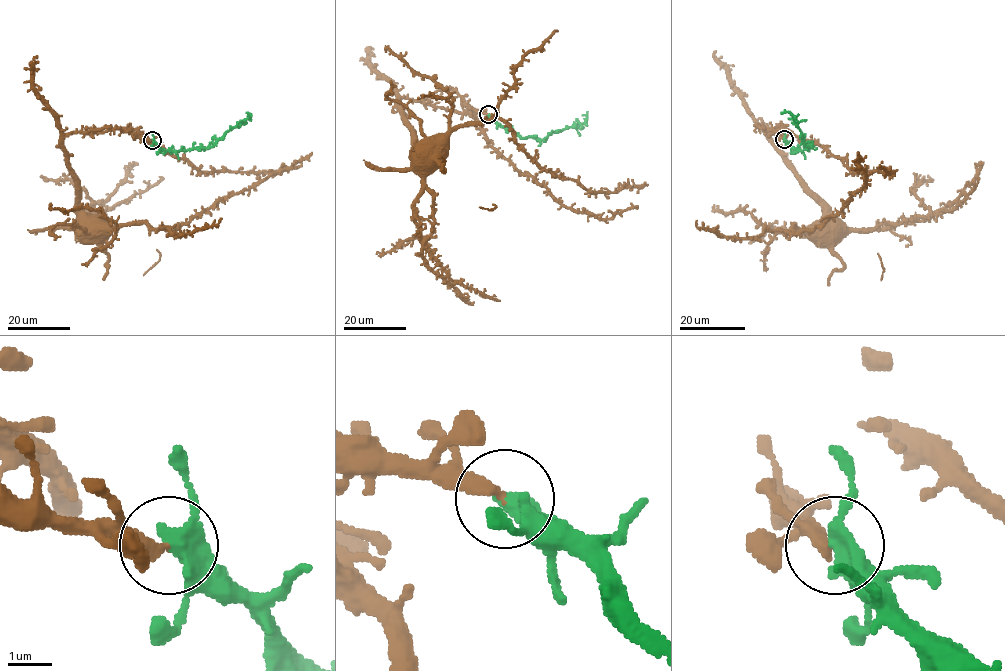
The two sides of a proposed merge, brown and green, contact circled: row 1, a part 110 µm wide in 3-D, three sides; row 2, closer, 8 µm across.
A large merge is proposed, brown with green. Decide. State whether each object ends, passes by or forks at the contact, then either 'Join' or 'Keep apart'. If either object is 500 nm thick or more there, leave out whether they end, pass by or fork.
At the ring brown ends. At the ring green passes by. Join

